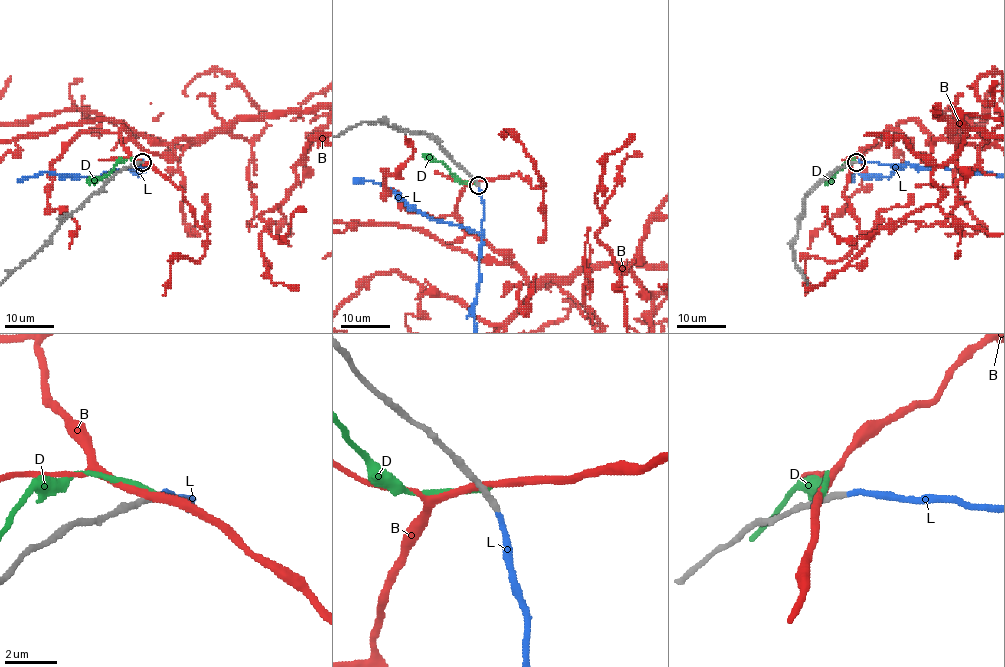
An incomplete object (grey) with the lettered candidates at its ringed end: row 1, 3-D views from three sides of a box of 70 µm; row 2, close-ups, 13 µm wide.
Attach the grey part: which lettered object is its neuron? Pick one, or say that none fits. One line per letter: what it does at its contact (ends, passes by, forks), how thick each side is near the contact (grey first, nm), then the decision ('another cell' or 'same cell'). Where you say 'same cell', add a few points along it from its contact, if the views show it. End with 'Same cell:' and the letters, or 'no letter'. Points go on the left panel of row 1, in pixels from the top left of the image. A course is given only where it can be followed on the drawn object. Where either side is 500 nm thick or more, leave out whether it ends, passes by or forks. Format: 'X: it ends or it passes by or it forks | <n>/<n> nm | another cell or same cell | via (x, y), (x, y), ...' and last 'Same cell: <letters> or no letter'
B: it passes by | 320/280 nm | another cell
D: it ends | 320/220 nm | another cell
L: it ends | 240/190 nm | same cell
Same cell: L

